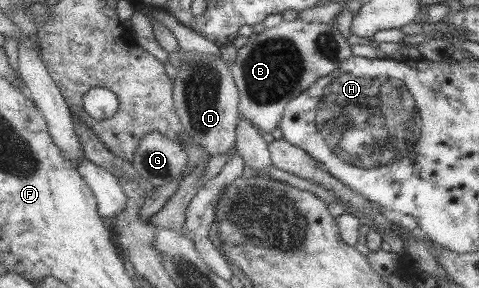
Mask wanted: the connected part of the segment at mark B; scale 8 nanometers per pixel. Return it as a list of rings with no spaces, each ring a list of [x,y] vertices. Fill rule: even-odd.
[[[298,18],[292,21],[282,19],[278,25],[264,28],[262,32],[254,34],[242,48],[238,48],[234,61],[229,65],[239,96],[237,104],[239,118],[250,120],[261,132],[270,133],[278,126],[284,105],[306,90],[310,84],[314,84],[316,78],[326,76],[332,70],[336,70],[338,64],[352,56],[350,47],[331,22],[304,22]]]

